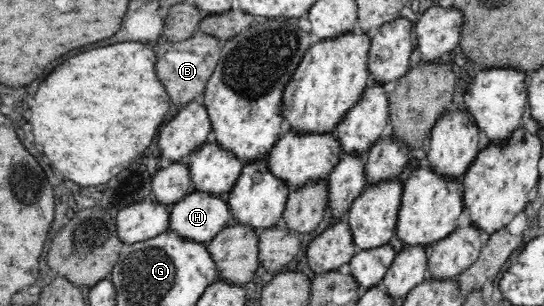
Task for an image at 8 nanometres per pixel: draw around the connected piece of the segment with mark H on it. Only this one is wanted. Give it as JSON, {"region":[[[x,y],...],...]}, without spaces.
{"region":[[[189,192],[183,196],[177,204],[170,208],[170,230],[179,236],[185,236],[189,240],[207,245],[225,226],[235,224],[233,213],[229,208],[227,197],[215,196],[210,192]]]}

